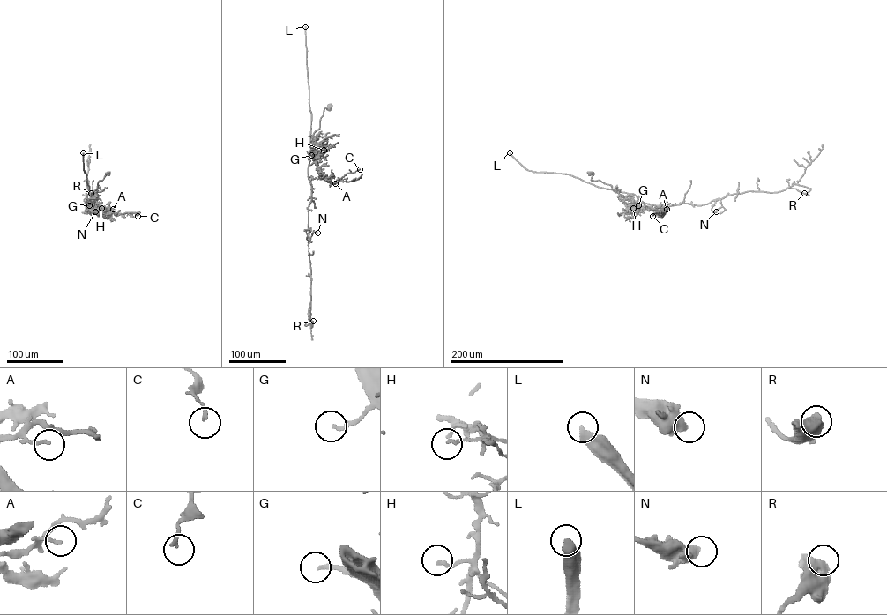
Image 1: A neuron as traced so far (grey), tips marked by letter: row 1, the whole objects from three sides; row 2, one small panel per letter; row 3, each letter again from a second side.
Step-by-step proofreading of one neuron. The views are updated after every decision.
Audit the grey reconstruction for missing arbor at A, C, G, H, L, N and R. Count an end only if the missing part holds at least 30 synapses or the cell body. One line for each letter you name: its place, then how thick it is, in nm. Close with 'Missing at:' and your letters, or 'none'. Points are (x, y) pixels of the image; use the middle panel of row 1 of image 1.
G: Place: (311, 155). Thickness 170 nm
L: Place: (305, 26). Thickness 440 nm
Missing at: G, L

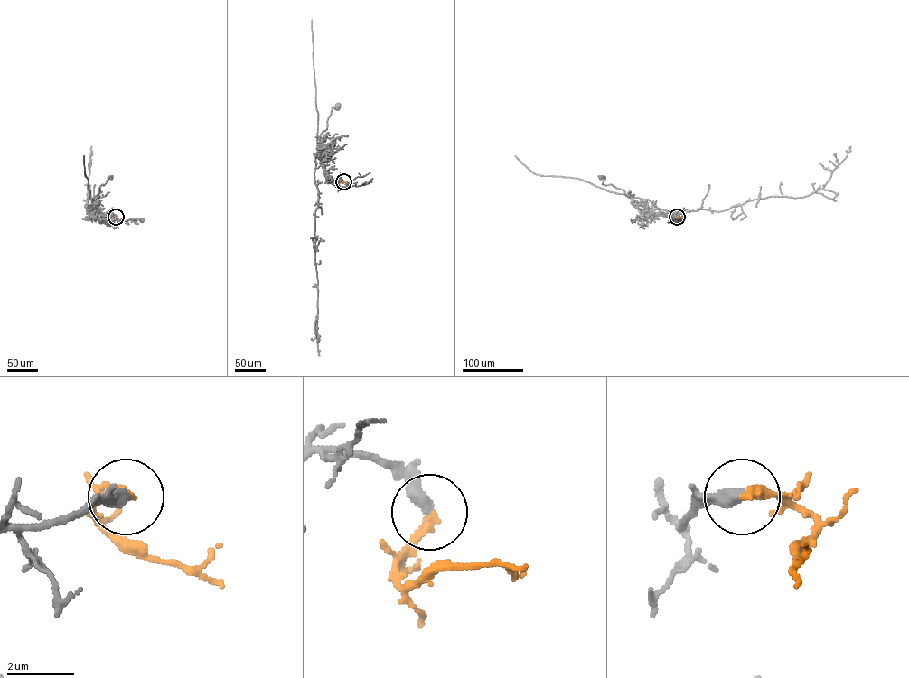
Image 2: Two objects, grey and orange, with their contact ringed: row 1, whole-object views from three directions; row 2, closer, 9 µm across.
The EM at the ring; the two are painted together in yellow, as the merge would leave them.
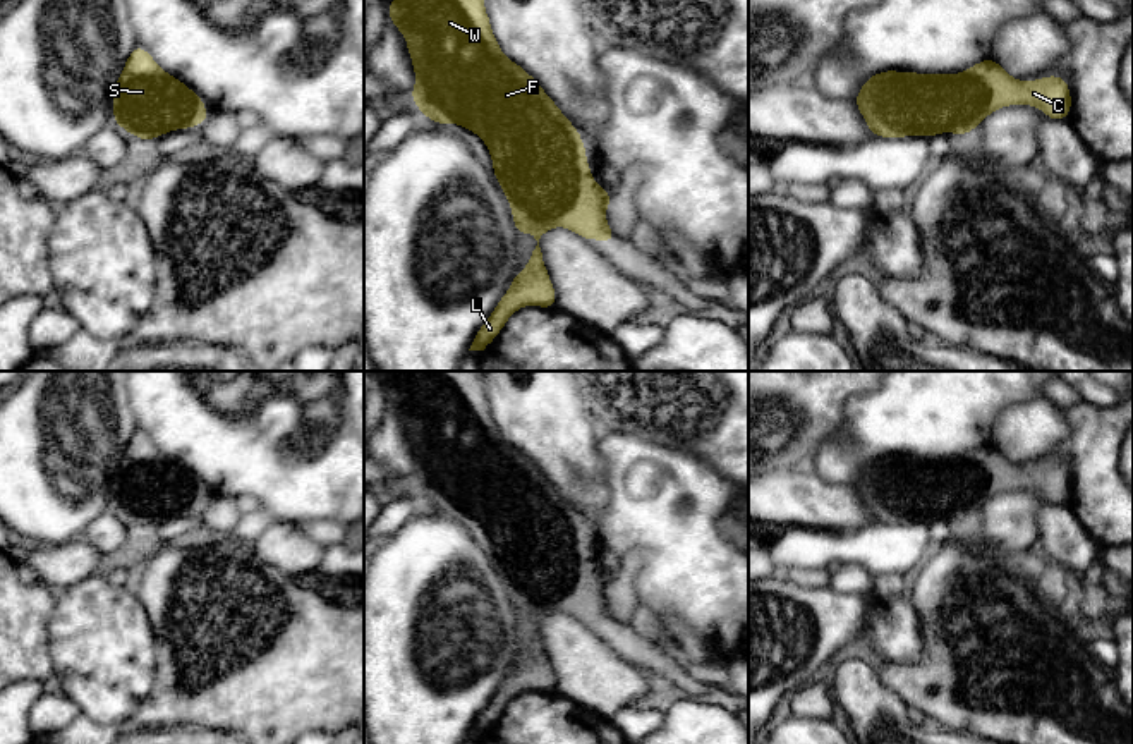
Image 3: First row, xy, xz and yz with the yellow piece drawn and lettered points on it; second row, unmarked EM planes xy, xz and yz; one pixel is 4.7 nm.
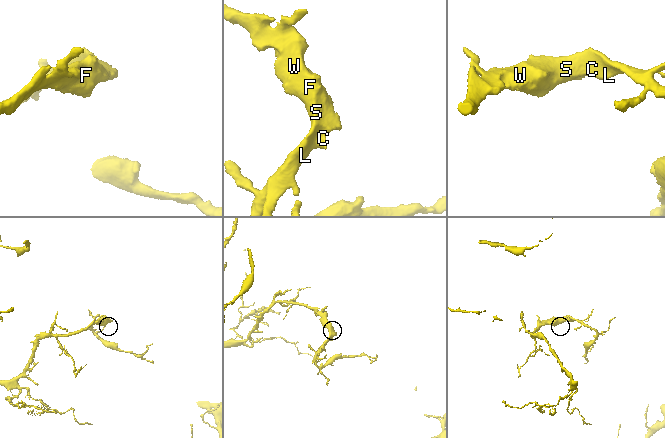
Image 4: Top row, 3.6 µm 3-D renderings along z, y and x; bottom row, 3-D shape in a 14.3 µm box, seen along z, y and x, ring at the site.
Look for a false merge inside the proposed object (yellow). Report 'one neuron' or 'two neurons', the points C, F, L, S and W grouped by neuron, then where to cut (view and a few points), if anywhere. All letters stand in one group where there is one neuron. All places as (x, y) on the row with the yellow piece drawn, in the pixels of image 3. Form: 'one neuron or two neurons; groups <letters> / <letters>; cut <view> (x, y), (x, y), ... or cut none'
one neuron; groups C F L S W; cut none

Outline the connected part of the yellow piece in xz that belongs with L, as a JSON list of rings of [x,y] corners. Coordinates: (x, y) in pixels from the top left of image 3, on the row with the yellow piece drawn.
[[[393,0],[388,17],[405,36],[415,72],[410,93],[419,112],[441,124],[458,124],[477,134],[493,158],[493,172],[505,192],[517,235],[530,232],[537,241],[527,268],[515,271],[513,284],[488,321],[477,330],[469,351],[484,351],[522,306],[554,308],[556,292],[546,271],[539,239],[551,227],[565,227],[584,239],[616,239],[604,210],[613,203],[606,189],[592,180],[585,146],[577,127],[566,120],[539,82],[506,58],[491,31],[484,0]]]

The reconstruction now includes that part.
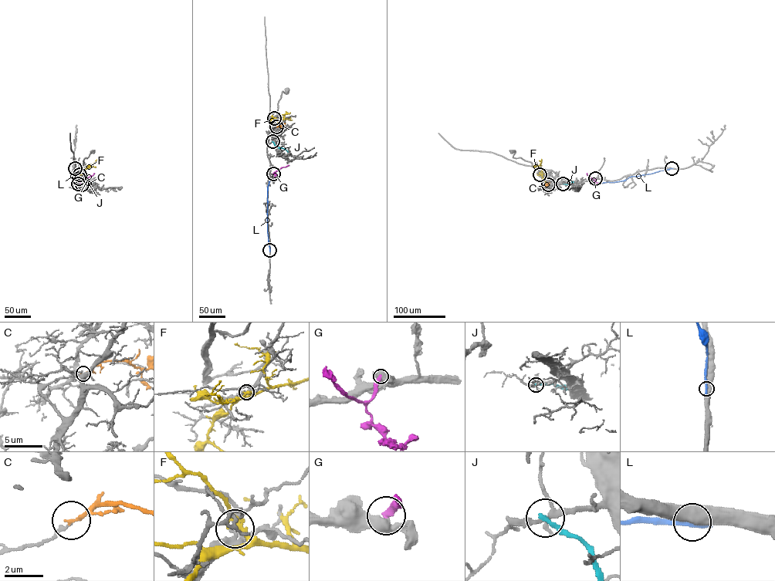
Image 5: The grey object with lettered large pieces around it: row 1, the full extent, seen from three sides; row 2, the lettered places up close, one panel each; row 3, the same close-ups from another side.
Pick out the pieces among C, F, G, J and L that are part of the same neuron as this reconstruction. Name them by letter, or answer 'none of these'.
G

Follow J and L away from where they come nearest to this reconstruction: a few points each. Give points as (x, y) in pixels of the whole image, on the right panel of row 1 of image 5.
J: (563, 184), (573, 181)
L: (672, 168), (632, 176), (621, 180), (602, 182)

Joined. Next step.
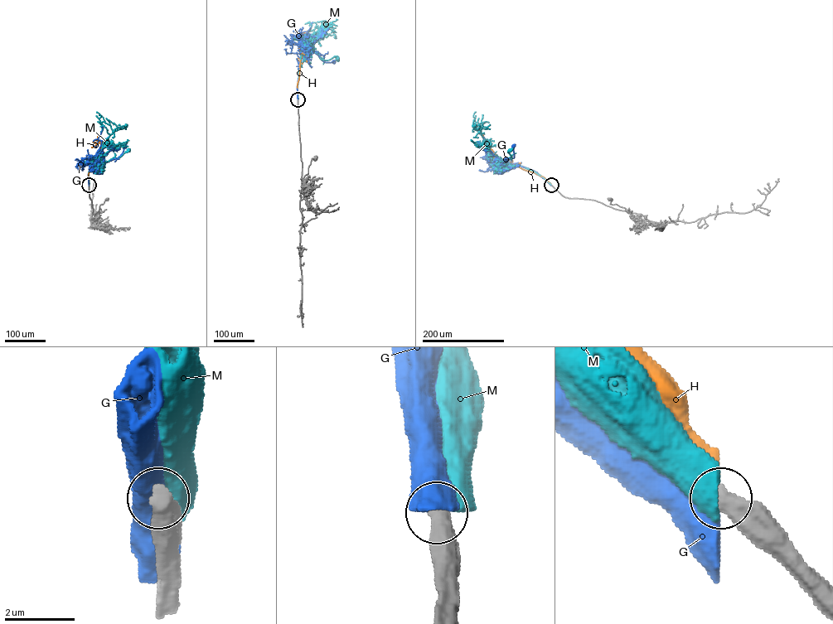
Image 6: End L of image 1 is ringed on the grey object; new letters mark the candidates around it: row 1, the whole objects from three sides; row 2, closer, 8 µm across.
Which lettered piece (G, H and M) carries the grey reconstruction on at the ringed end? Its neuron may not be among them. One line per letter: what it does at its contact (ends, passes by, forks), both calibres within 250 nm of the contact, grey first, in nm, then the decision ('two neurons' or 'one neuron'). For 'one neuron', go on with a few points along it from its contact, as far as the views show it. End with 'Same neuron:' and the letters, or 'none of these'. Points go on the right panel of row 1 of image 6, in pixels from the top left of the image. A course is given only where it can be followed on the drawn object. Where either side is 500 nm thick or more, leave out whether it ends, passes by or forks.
G: 600/700 nm | two neurons
H: it ends | 460/320 nm | two neurons
M: 550/650 nm | two neurons
Same neuron: none of these

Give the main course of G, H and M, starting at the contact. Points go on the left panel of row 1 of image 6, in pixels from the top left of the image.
G: (89, 185), (88, 172), (94, 161), (96, 159), (103, 162), (117, 157), (125, 146)
H: (89, 184), (92, 159), (101, 147), (98, 134)
M: (89, 185), (89, 173), (94, 160), (107, 162), (128, 150)

